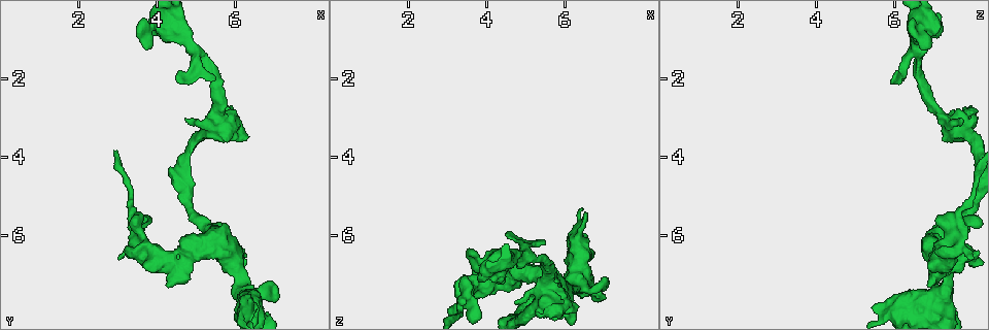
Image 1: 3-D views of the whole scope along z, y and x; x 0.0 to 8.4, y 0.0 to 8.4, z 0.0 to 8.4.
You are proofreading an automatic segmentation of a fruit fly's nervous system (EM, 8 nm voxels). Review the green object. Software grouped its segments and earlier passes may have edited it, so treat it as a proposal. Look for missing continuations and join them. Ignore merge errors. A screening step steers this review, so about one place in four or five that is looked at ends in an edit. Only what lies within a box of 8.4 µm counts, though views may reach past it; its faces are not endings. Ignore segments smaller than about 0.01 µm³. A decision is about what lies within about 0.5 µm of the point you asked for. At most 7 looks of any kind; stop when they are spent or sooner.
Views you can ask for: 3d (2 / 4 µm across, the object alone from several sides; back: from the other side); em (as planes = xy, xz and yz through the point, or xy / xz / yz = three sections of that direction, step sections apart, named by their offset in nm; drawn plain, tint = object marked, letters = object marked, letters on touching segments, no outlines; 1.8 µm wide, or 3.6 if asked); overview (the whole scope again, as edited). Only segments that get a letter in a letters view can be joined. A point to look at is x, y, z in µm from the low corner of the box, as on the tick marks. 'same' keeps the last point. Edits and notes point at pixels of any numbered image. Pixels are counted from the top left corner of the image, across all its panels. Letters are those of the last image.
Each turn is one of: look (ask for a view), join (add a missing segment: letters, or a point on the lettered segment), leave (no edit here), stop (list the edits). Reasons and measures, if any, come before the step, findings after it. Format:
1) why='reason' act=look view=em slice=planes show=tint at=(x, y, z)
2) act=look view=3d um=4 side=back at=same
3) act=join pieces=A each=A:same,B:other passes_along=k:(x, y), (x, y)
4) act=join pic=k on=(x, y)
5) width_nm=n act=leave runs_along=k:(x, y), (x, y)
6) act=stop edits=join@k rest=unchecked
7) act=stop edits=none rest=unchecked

why='branch stops here' act=look view=3d um=2 at=(6.50, 7.90, 5.40)

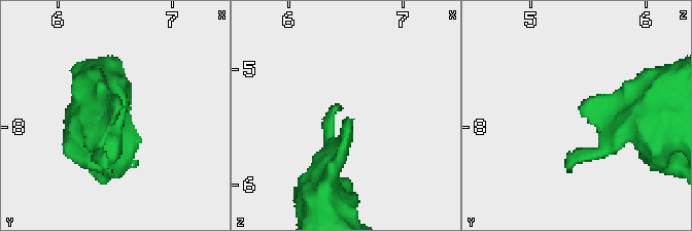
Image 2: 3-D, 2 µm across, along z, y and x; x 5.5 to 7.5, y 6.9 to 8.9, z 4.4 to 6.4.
why='need the tissue' act=look view=em slice=xz step=4 show=letters at=(6.52, 7.90, 5.44)

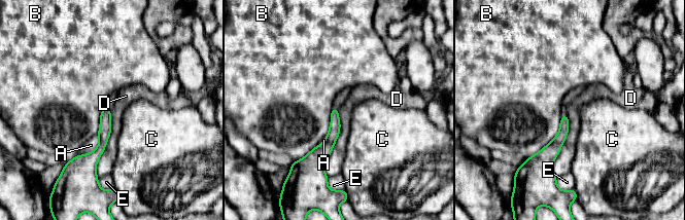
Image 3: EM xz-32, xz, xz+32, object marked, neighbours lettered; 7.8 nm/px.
act=look view=em slice=planes show=letters at=same

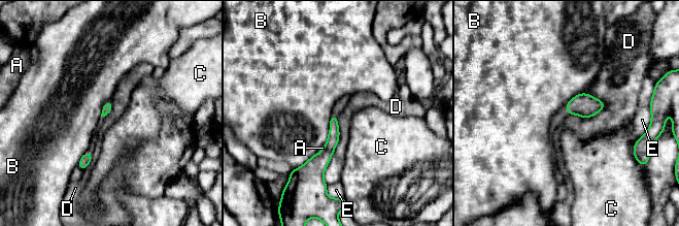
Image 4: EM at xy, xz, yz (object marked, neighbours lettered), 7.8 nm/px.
longest_contact=D:550nm act=leave each=A:other,B:other,C:other,D:other,E:other runs_along=4:(334, 119), (319, 174) found='no lettered segment goes on from it'

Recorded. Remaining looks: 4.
why='closes a loop' act=look view=em slice=planes show=tint at=(6.05, 6.60, 7.95)

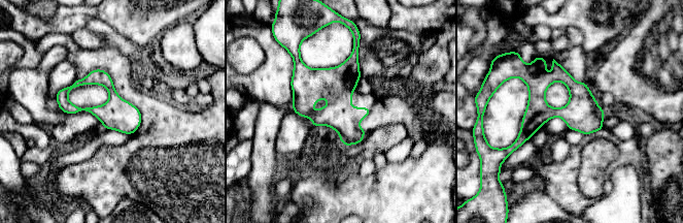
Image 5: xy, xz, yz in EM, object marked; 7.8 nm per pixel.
why='what lies round it' act=look view=em slice=planes show=letters at=same

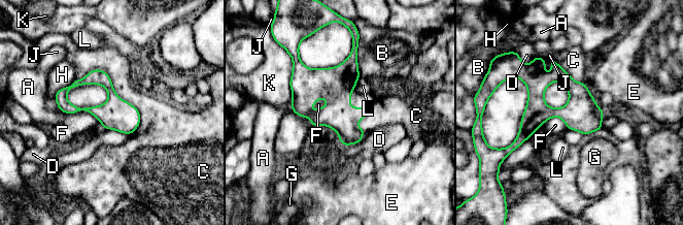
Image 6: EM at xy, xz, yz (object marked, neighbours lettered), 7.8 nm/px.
longest_contact=C:600nm act=leave each=A:other,B:other,C:other,D:other,E:other,F:other,G:other,H:other,J:other,K:other,L:other runs_along=6:(354, 51), (342, 78), (345, 142) found='none of them fits'

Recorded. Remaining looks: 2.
why='a fork' act=look view=em um=3.6 slice=planes show=letters at=(5.50, 3.10, 7.35)

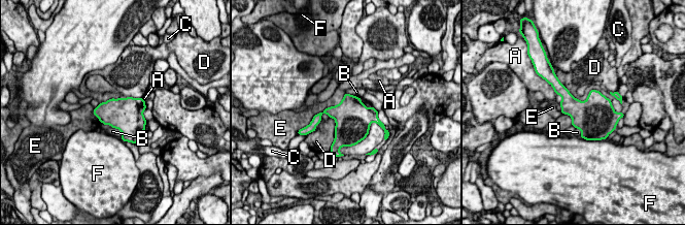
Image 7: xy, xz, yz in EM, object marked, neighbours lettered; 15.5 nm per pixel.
act=leave each=A:other,B:other,C:other,D:other,E:other,F:other border=7:(346, 93), (337, 104), (312, 119) found='none of them fits'

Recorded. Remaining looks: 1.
act=stop edits=none rest=unchecked

